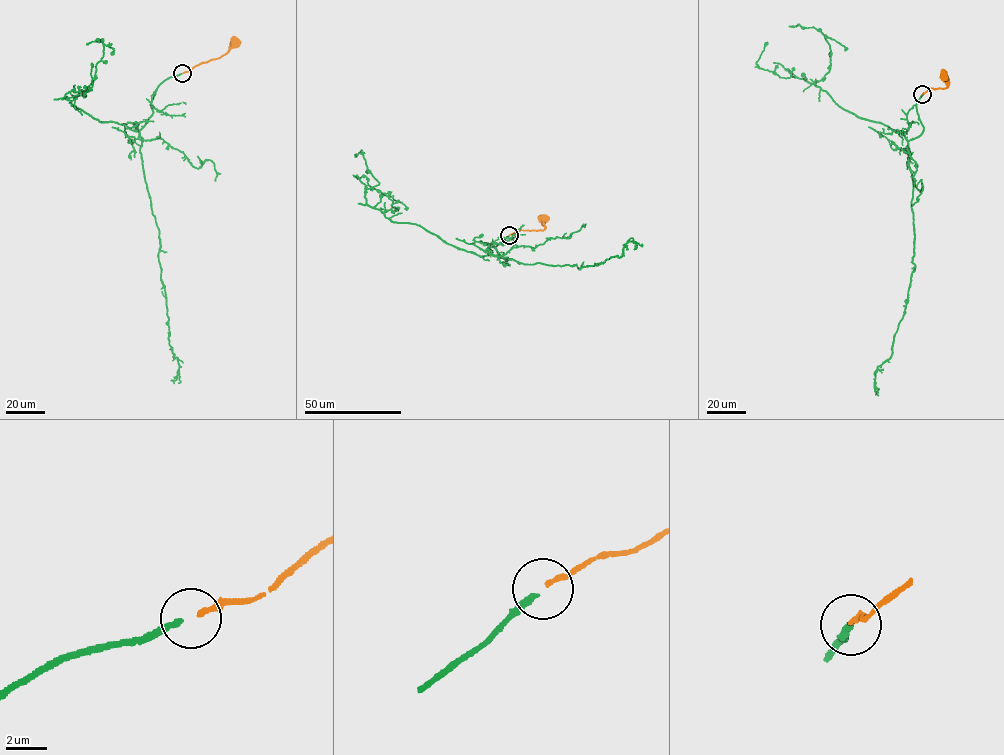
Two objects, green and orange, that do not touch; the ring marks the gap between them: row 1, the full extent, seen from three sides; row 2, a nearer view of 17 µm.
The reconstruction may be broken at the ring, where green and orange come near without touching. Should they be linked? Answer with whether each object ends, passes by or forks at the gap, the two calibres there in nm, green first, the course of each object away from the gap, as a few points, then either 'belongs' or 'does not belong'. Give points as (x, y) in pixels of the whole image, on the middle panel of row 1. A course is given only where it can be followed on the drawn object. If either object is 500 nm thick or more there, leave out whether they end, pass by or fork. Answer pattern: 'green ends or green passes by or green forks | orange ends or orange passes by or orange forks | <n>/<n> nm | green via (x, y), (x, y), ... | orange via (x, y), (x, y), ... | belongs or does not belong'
green ends | orange ends | 260/240 nm | green via (508, 236), (495, 247), (508, 259), (499, 256), (526, 264), (580, 269), (621, 257), (630, 241), (634, 249) | orange via (509, 235), (521, 230), (543, 230), (544, 218) | belongs

